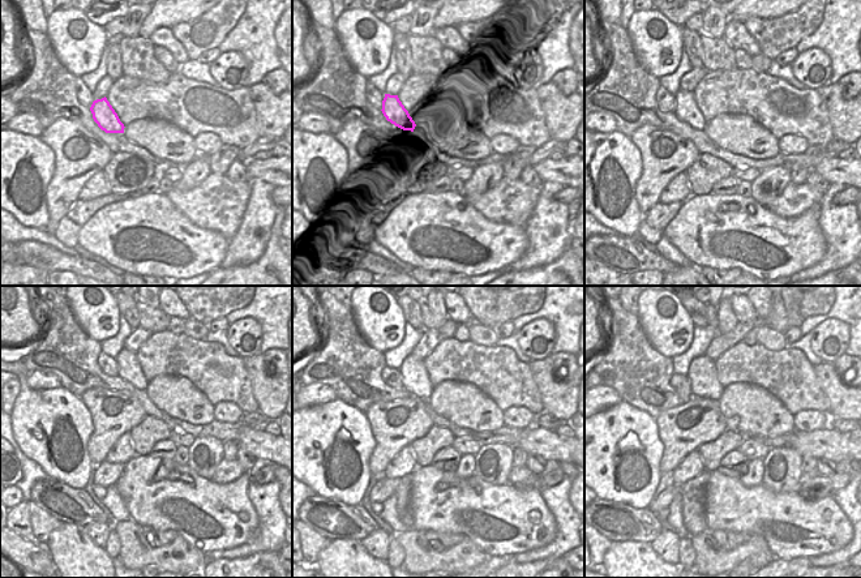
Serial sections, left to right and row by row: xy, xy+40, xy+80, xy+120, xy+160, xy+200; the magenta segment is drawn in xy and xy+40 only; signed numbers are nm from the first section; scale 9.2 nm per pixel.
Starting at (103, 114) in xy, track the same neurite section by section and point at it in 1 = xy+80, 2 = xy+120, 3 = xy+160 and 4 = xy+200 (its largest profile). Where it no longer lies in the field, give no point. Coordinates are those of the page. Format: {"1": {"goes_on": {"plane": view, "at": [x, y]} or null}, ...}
{"1": {"goes_on": {"plane": "xy+80", "at": [685, 107]}}, "2": {"goes_on": {"plane": "xy+120", "at": [106, 395]}}, "3": {"goes_on": {"plane": "xy+160", "at": [411, 376]}}, "4": {"goes_on": {"plane": "xy+200", "at": [702, 379]}}}

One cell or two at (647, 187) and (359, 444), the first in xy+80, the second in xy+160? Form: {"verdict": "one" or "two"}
{"verdict": "two"}

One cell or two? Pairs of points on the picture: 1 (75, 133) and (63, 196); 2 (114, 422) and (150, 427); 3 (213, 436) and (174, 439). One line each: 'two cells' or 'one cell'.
1: one cell
2: two cells
3: two cells

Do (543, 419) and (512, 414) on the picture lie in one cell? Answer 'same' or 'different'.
different

